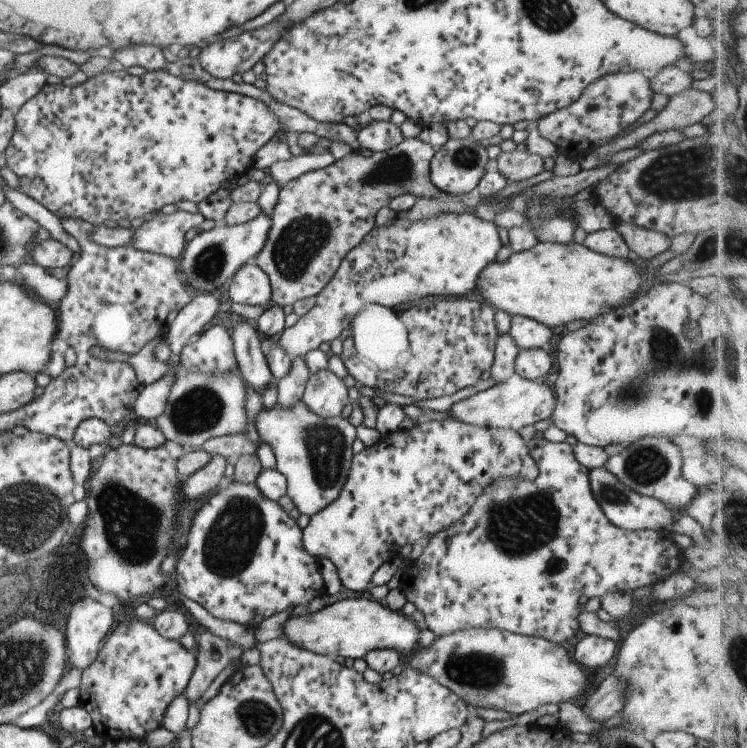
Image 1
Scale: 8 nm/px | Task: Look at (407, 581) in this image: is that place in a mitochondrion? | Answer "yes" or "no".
no

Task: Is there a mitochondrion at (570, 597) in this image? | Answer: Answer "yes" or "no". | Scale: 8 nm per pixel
no

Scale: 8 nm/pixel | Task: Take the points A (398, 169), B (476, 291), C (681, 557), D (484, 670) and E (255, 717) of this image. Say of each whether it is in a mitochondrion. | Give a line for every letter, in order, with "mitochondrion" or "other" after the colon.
A: mitochondrion
B: other
C: other
D: mitochondrion
E: mitochondrion

